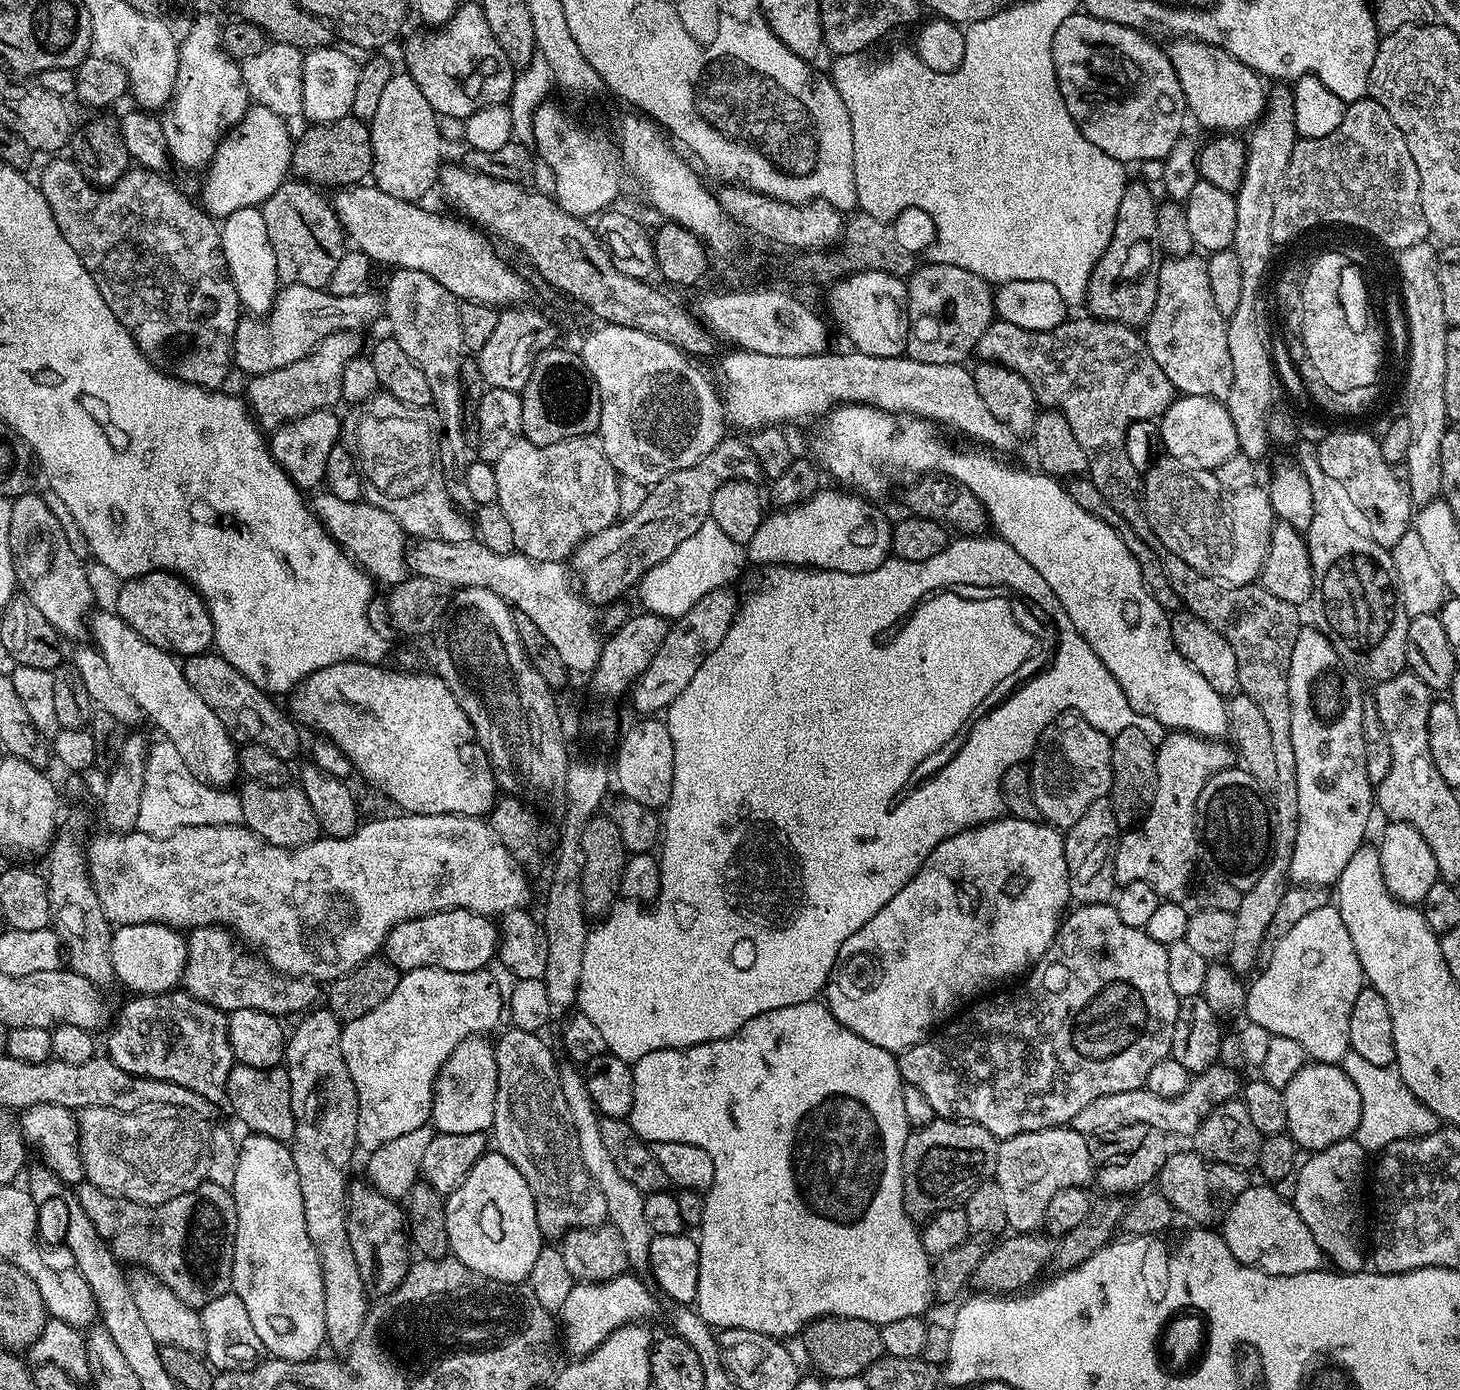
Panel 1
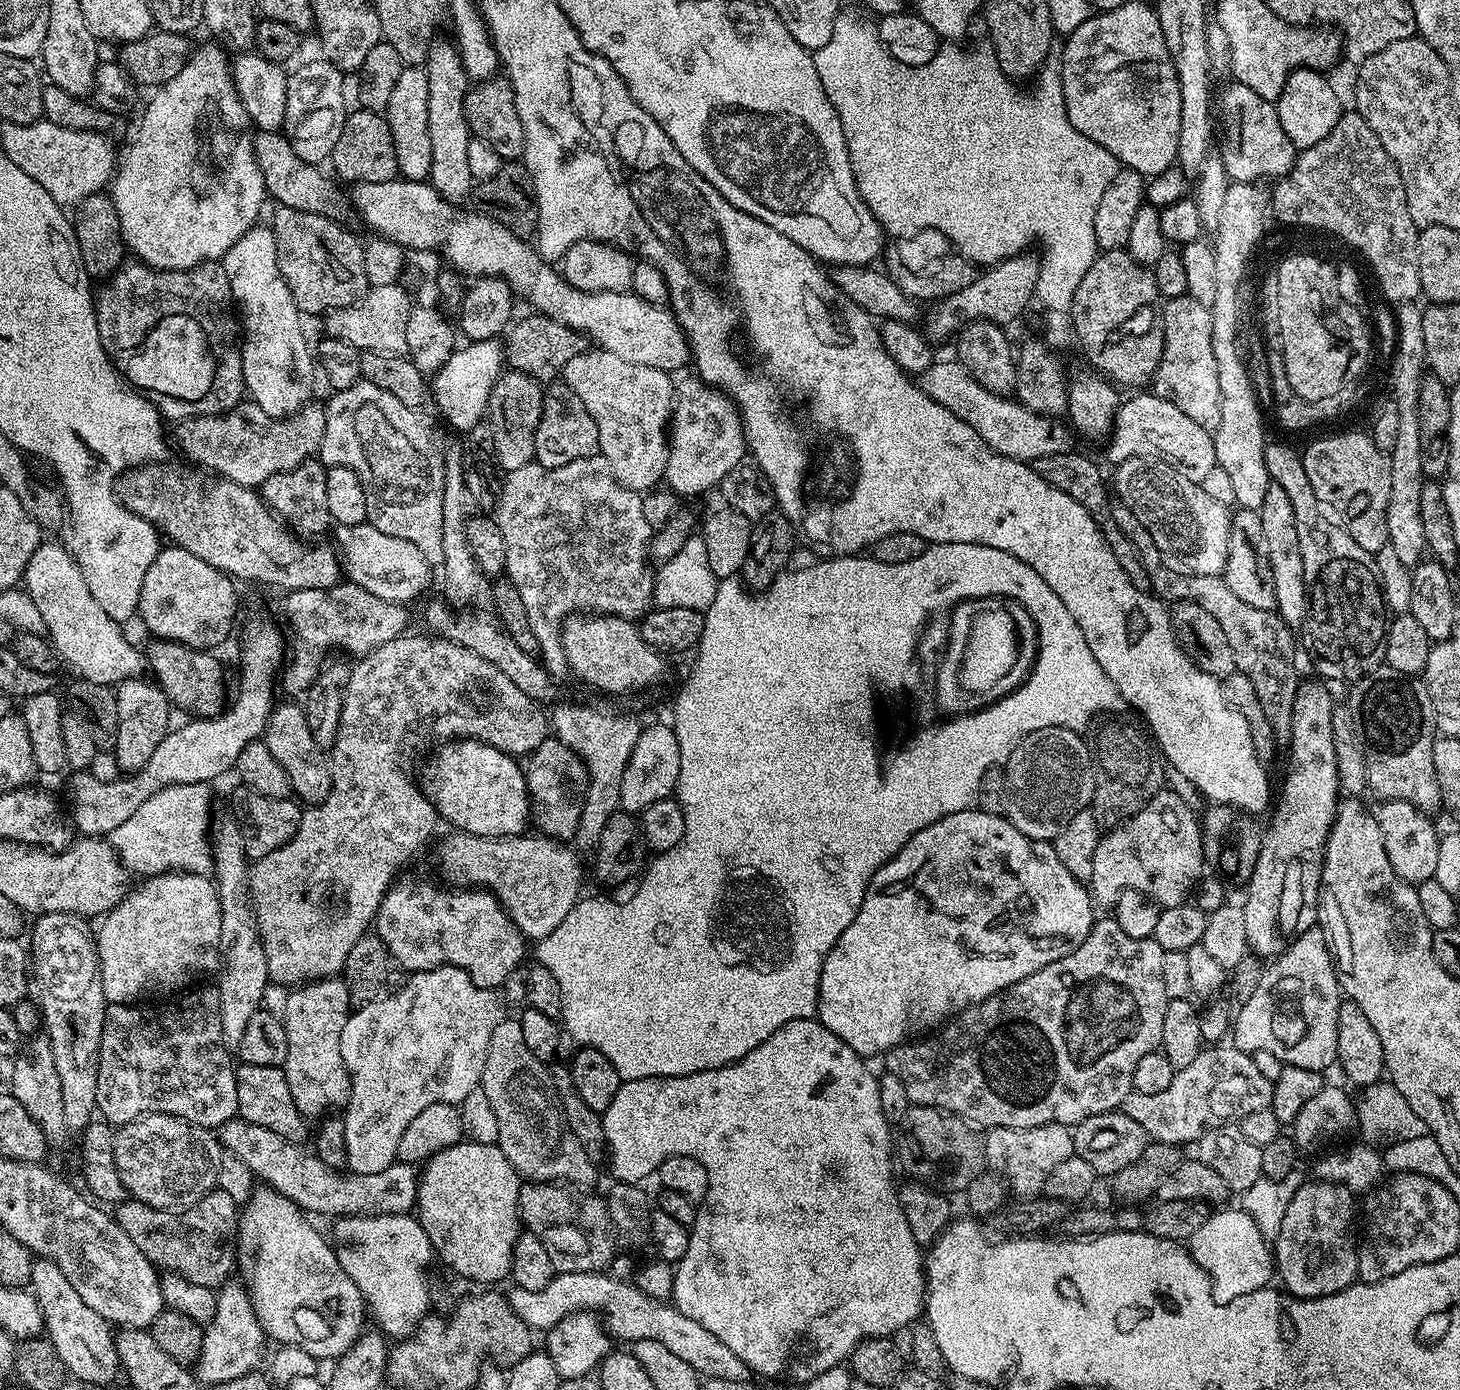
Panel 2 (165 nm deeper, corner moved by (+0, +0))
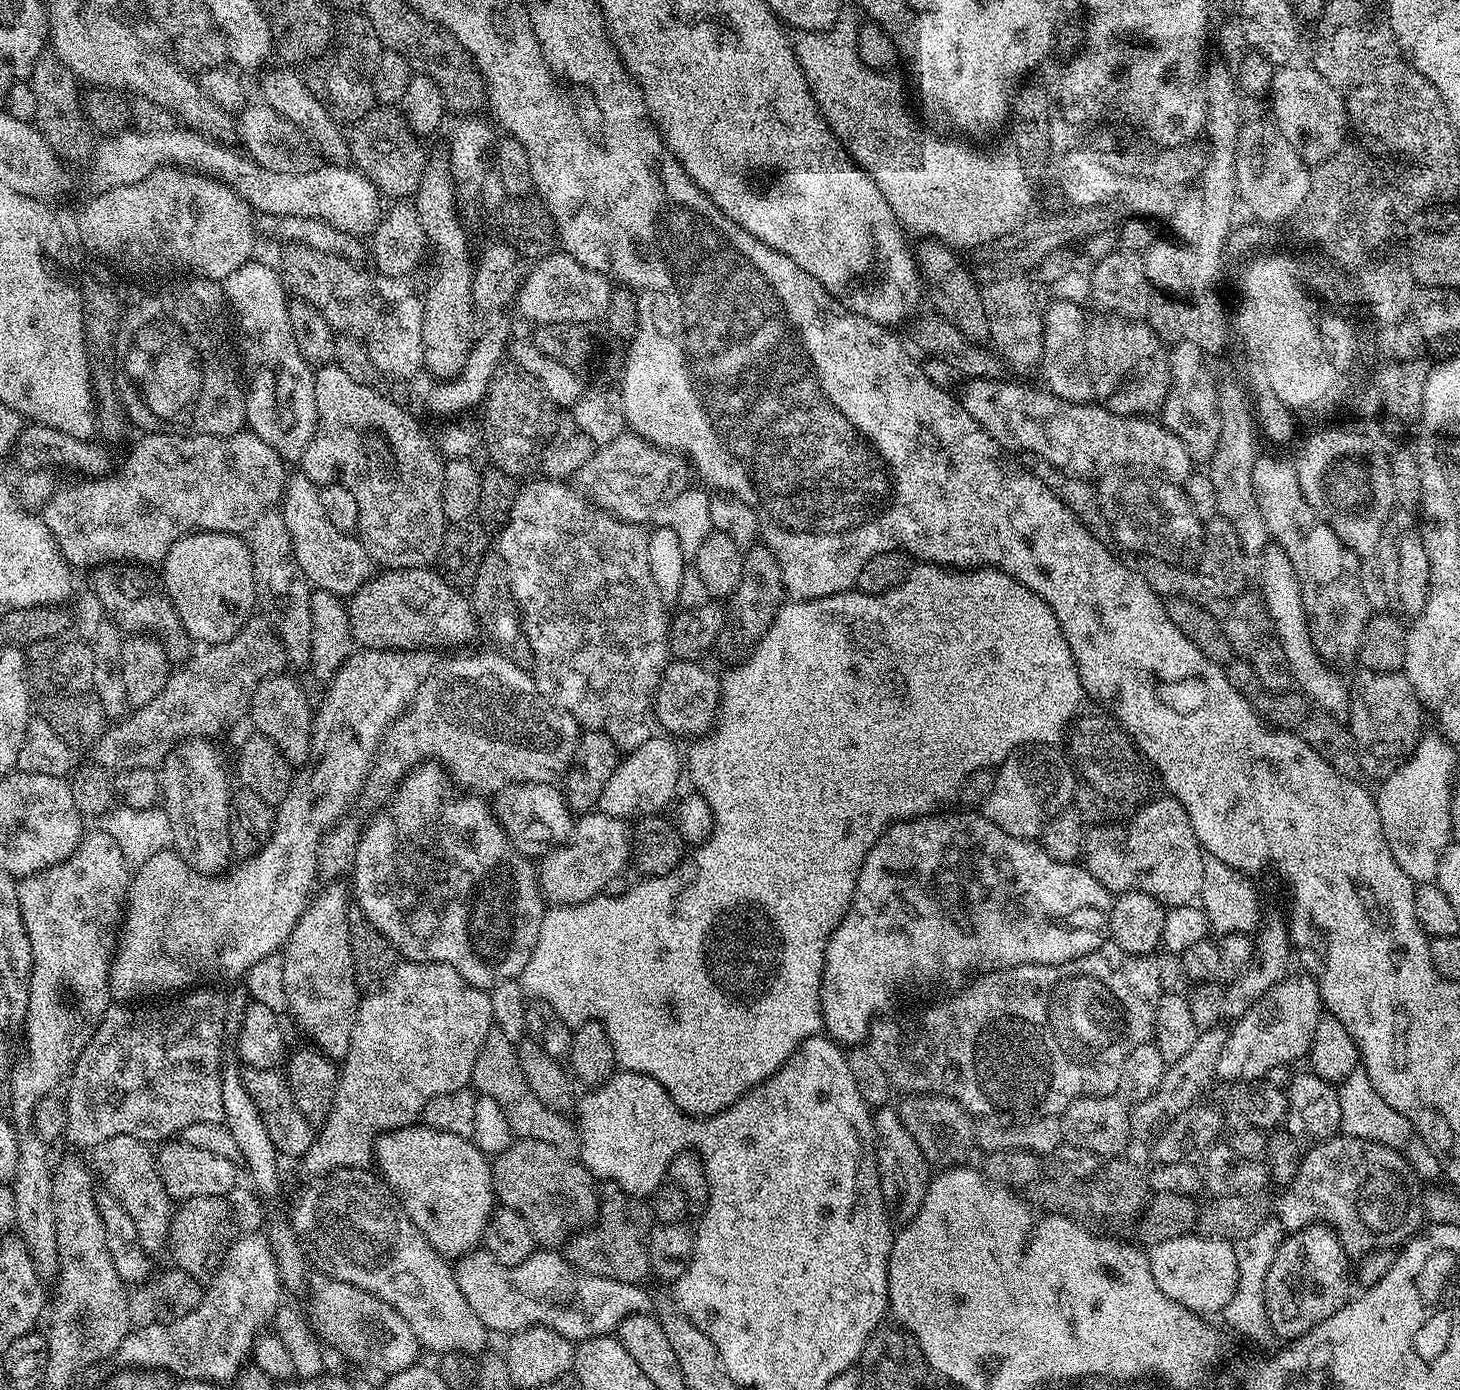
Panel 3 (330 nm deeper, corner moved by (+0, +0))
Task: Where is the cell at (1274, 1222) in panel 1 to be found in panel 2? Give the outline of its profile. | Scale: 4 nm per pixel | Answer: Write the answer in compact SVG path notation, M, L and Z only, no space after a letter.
M1240 1206L1228 1207L1209 1214L1206 1222L1202 1222L1202 1226L1198 1226L1198 1230L1194 1230L1192 1237L1186 1241L1194 1262L1198 1262L1210 1278L1212 1297L1218 1302L1227 1302L1259 1288L1267 1288L1274 1280L1274 1252L1269 1237L1255 1224L1250 1213Z

